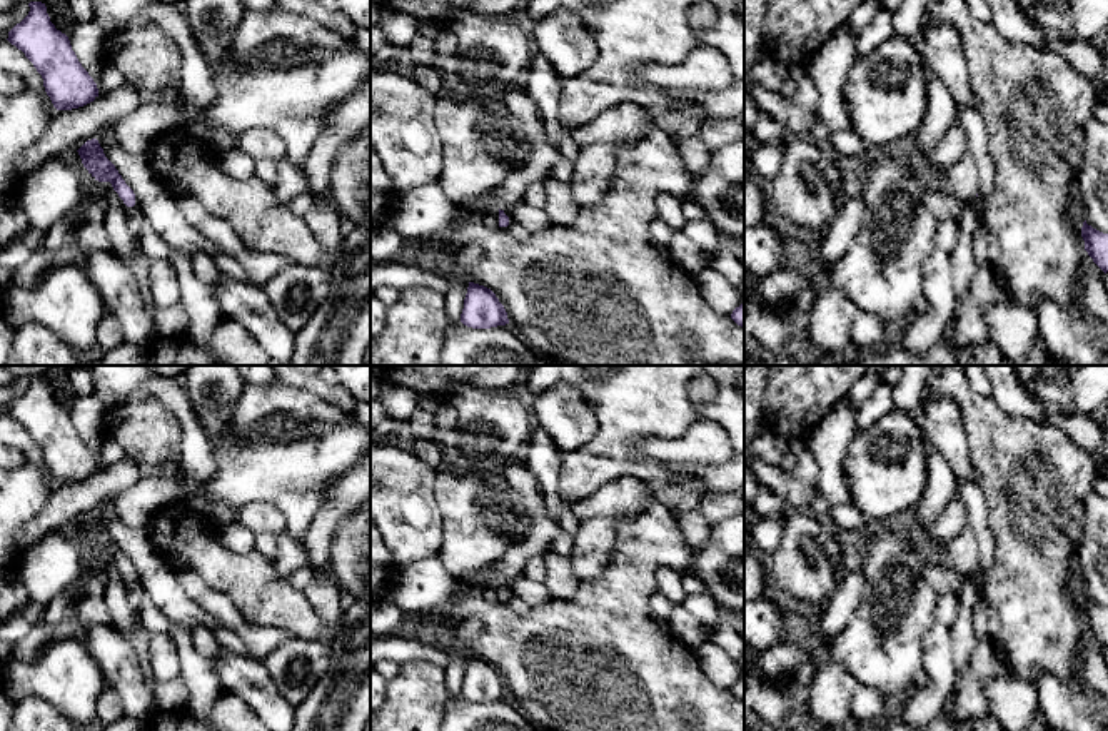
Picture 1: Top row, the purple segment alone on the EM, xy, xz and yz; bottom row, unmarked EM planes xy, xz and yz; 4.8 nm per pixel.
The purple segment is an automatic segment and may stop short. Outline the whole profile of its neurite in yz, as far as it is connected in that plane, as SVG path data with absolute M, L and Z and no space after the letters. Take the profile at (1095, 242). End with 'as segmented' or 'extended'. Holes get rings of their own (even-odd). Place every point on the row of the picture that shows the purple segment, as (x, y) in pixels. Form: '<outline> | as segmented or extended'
M1083 222L1081 237L1085 240L1085 250L1093 262L1106 274L1108 272L1108 234L1103 234Z | as segmented

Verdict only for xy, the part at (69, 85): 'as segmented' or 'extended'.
as segmented

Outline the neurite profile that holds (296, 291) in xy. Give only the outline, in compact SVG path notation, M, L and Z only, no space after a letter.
M292 262L264 285L280 320L299 332L330 289L330 269Z

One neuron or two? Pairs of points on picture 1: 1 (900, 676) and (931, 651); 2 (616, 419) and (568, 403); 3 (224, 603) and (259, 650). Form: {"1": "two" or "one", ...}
{"1": "two", "2": "two", "3": "one"}

